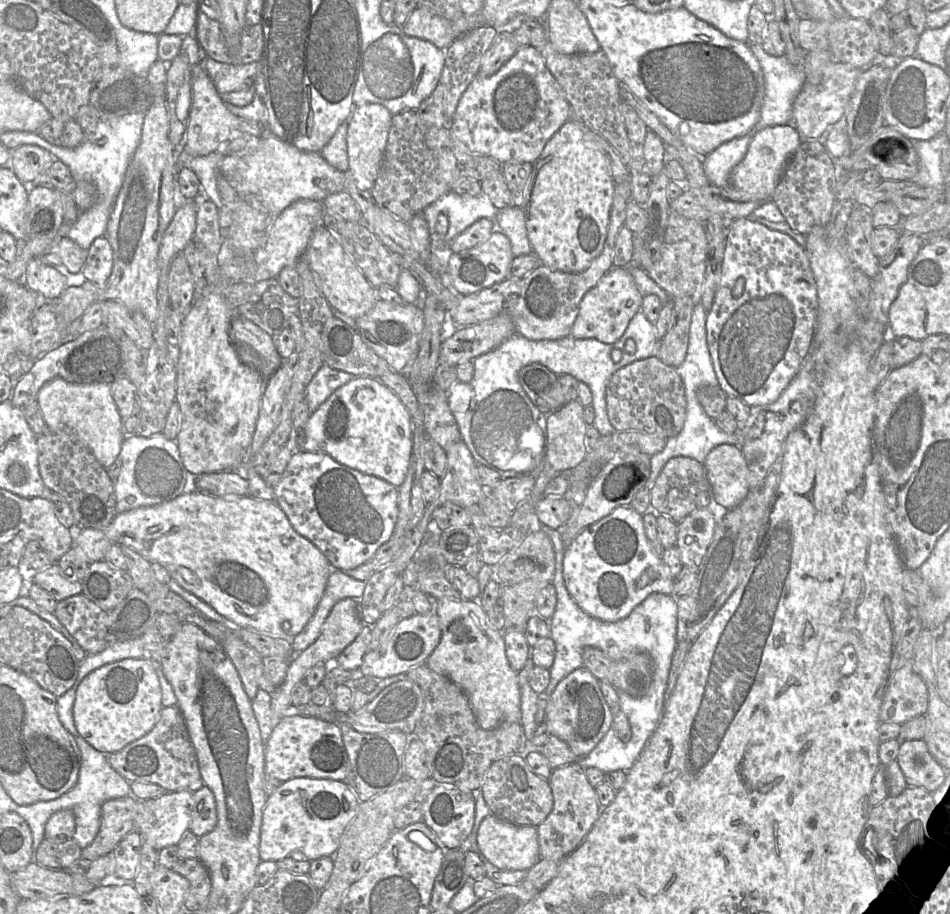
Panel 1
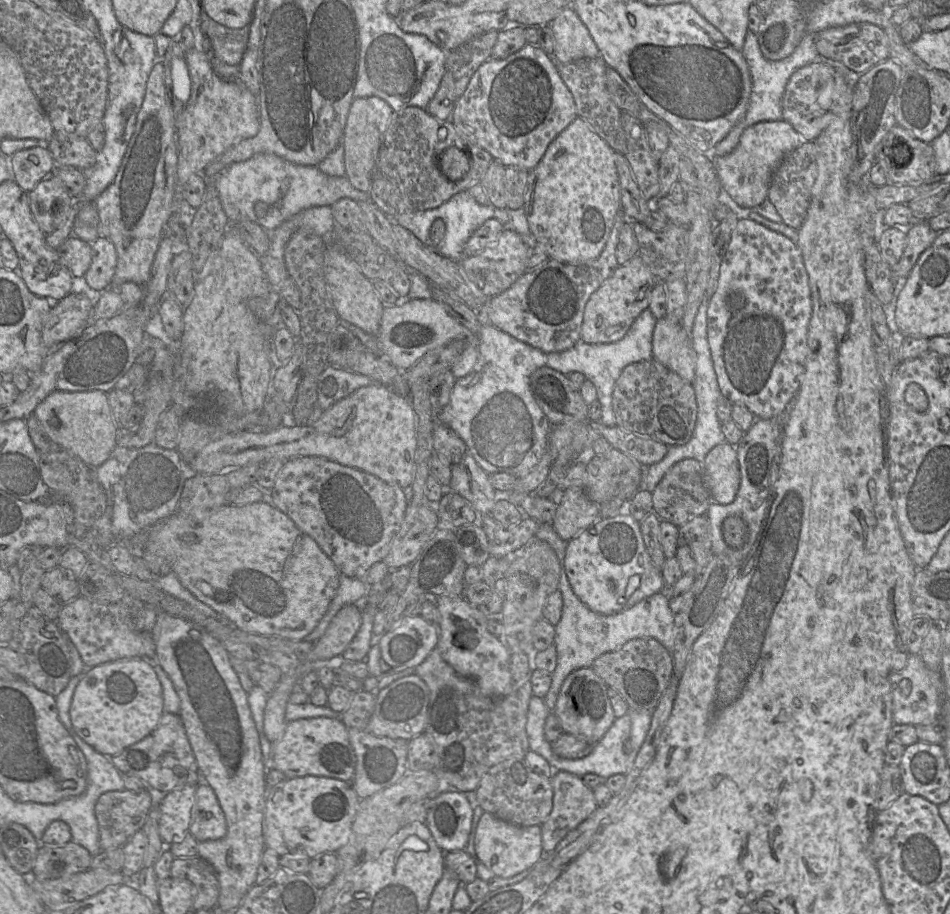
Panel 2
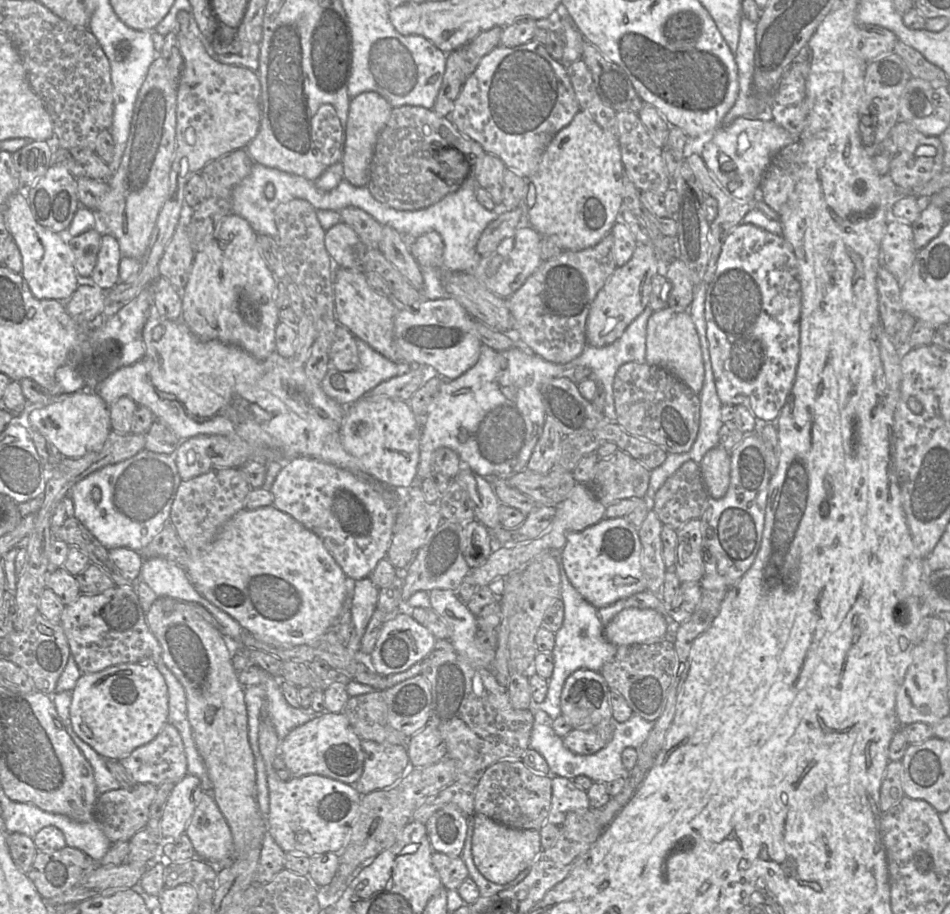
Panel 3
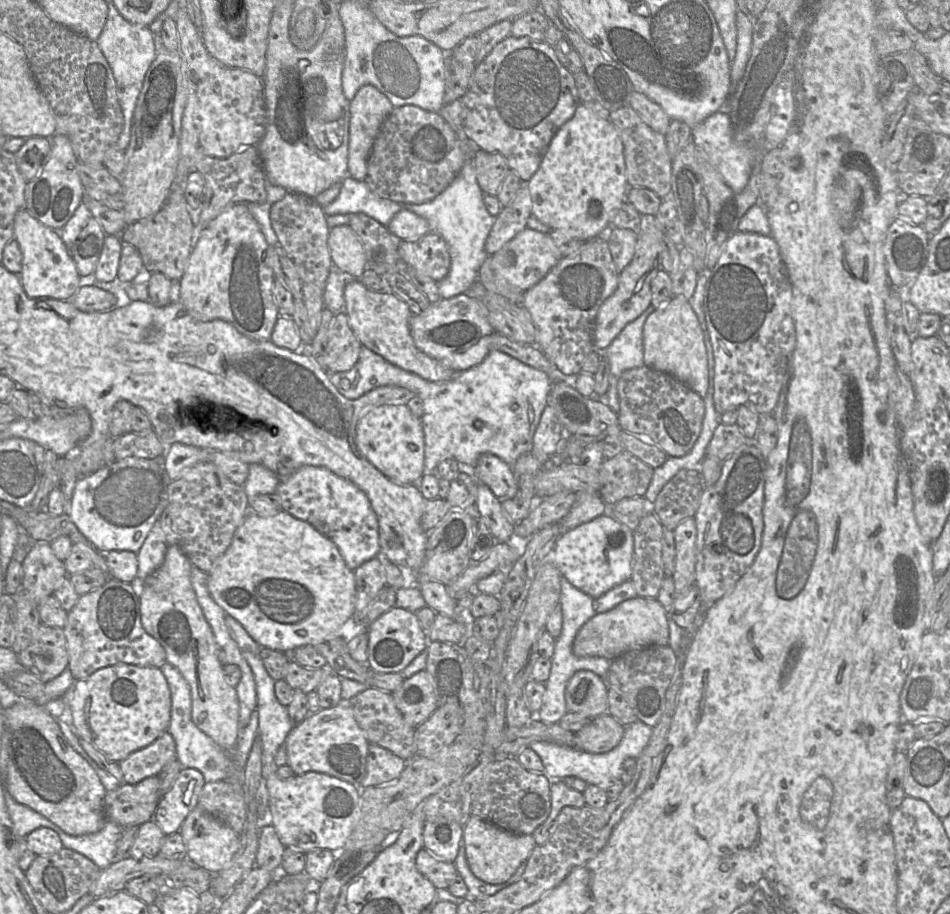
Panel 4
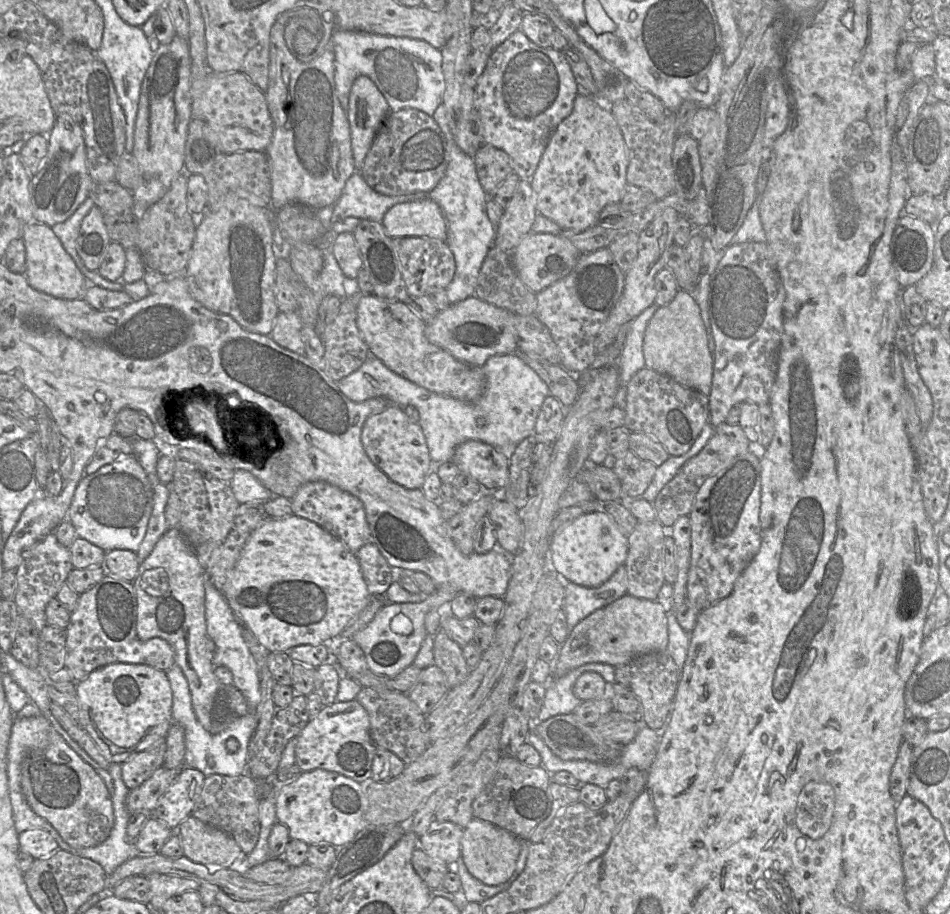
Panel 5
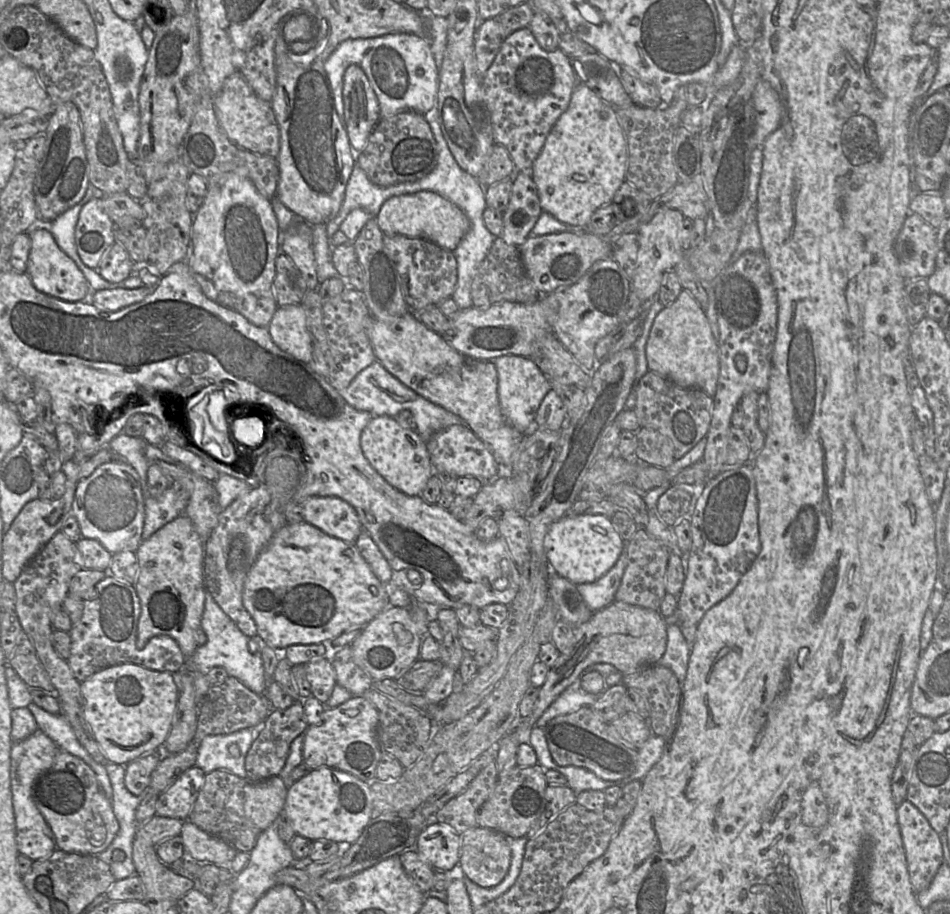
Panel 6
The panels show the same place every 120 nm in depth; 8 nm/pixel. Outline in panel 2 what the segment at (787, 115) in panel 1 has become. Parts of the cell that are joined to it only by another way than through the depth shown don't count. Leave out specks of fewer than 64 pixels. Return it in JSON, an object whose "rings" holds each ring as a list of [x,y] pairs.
{"rings":[[[748,29],[741,51],[747,61],[751,74],[752,89],[749,105],[743,119],[740,120],[721,141],[725,141],[741,123],[749,127],[761,121],[783,119],[782,97],[789,78],[798,68],[820,59],[815,45],[816,34],[817,33],[806,33],[799,45],[789,56],[782,60],[772,61],[763,56],[756,34]]]}

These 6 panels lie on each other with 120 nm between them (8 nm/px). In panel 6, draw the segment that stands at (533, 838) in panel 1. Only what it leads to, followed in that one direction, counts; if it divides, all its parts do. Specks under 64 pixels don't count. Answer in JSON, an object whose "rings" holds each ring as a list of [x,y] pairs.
{"rings":[[[480,826],[471,828],[462,834],[462,846],[459,863],[465,876],[483,888],[492,888],[500,884],[506,877],[511,864],[510,839],[515,838],[507,838],[500,832]]]}

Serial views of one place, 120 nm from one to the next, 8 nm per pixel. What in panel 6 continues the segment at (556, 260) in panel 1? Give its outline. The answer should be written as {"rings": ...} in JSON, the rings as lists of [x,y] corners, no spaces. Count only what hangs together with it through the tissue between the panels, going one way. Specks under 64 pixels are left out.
{"rings":[[[577,83],[567,110],[551,129],[533,163],[529,173],[537,186],[541,208],[562,223],[585,228],[597,209],[613,202],[615,193],[626,180],[627,142],[615,109],[586,85]]]}

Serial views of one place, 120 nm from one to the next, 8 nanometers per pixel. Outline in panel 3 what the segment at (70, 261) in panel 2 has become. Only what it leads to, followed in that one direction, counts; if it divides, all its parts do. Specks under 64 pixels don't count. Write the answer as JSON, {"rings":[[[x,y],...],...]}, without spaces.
{"rings":[[[93,228],[75,237],[67,237],[72,262],[79,276],[89,277],[97,262],[101,246],[102,228]]]}

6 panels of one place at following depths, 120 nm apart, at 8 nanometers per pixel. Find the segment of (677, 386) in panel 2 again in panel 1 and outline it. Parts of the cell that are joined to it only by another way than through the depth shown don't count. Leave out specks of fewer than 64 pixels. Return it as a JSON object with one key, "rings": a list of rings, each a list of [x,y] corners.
{"rings":[[[658,356],[635,361],[616,371],[606,387],[606,405],[609,420],[617,431],[641,431],[669,439],[677,436],[686,420],[685,386],[676,368],[666,365]]]}

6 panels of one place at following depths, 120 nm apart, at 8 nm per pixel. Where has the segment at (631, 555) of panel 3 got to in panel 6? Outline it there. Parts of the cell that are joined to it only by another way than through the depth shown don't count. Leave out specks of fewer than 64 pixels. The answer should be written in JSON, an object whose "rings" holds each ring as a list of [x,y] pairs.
{"rings":[[[595,514],[565,515],[551,525],[544,539],[552,572],[575,585],[591,583],[605,575],[617,562],[625,543],[610,517]]]}

